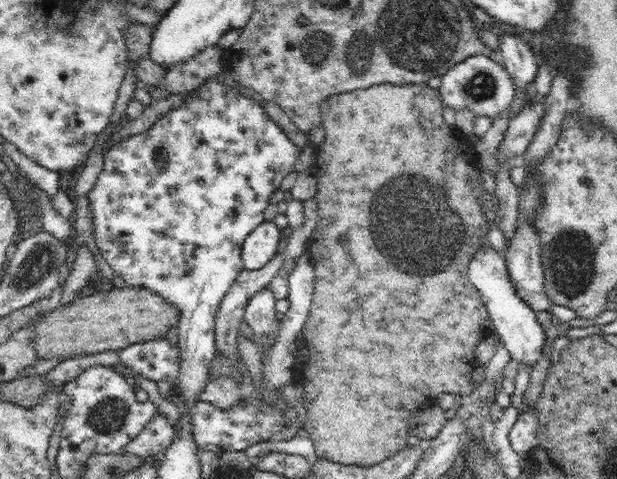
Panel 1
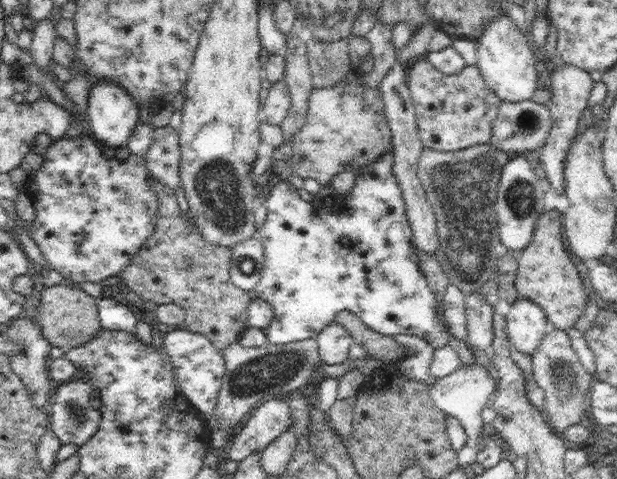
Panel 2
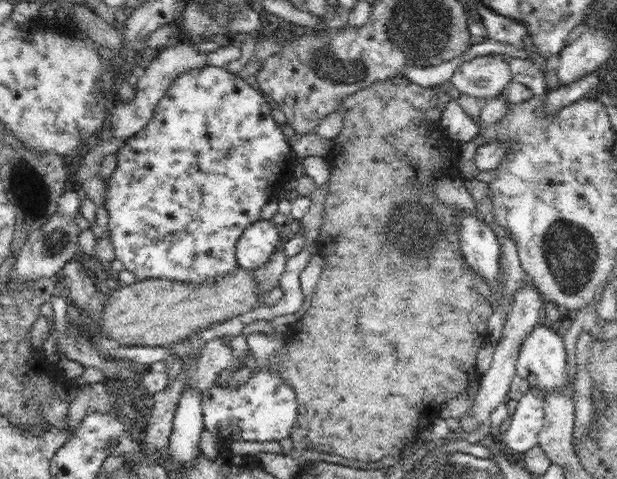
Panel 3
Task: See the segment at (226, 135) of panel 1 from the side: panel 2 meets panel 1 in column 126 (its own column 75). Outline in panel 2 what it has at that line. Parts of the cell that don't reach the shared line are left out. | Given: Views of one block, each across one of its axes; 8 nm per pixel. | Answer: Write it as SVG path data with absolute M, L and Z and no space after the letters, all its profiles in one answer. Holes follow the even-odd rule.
M87 132L77 138L63 136L55 140L53 146L47 150L47 154L43 156L43 166L27 182L27 194L33 200L37 212L37 222L33 224L33 238L51 268L63 278L69 278L75 284L99 284L103 278L119 276L131 264L131 258L149 240L155 228L159 196L151 186L153 178L145 170L145 158L145 154L129 154L125 162L117 162L115 158L103 158L101 146Z

